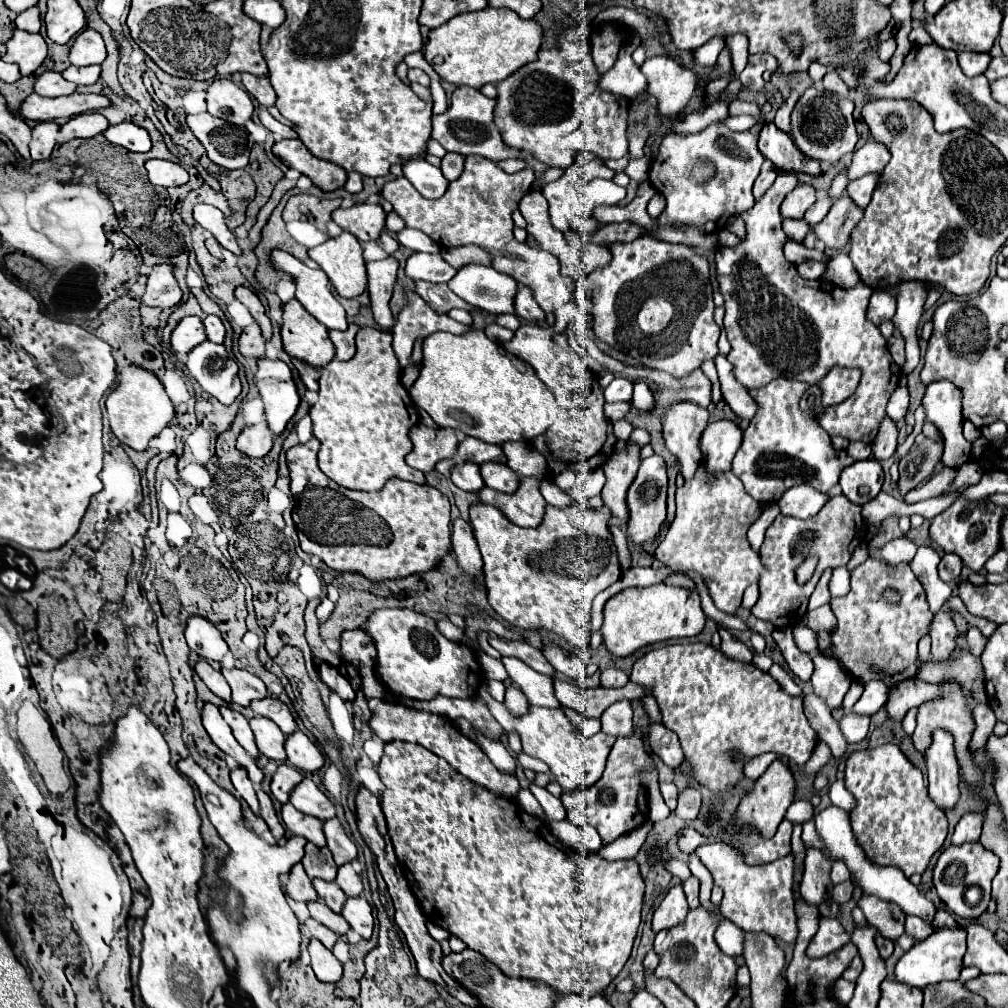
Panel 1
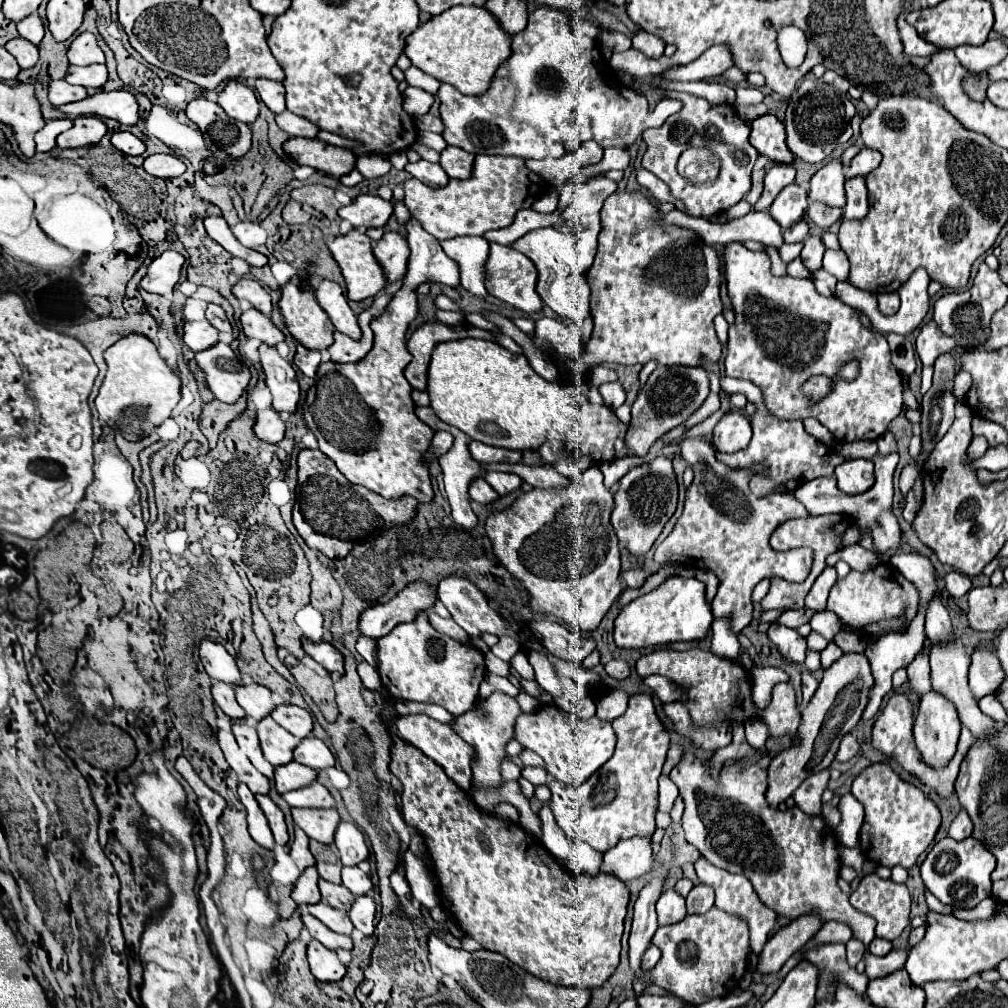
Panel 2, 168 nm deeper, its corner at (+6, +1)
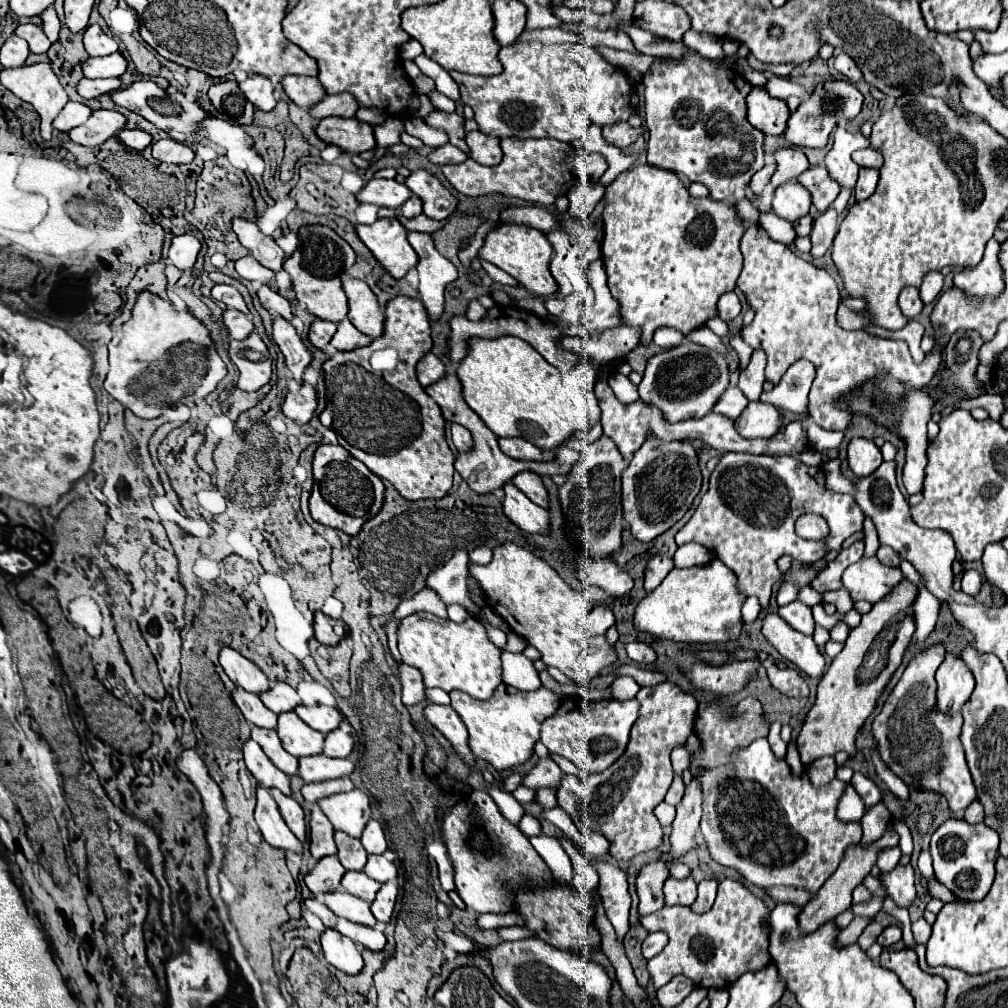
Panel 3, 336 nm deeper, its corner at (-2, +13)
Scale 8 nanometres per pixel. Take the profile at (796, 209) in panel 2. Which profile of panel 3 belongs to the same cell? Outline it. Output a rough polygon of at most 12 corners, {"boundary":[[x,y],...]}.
{"boundary":[[799,181],[777,187],[773,213],[789,223],[805,217],[811,195]]}

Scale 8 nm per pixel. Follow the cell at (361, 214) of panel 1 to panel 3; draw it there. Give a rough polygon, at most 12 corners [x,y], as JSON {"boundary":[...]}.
{"boundary":[[371,179],[359,203],[399,209],[411,191],[395,179]]}

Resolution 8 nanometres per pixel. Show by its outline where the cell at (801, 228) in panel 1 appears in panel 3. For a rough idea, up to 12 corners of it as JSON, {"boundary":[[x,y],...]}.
{"boundary":[[809,215],[797,219],[793,229],[799,237],[811,233],[813,219]]}

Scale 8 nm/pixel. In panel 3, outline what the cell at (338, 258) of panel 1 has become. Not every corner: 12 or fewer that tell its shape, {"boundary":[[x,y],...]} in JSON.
{"boundary":[[397,219],[357,225],[355,233],[393,279],[417,265]]}

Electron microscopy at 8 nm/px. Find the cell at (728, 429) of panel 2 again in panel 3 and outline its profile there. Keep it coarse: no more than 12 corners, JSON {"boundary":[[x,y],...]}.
{"boundary":[[751,401],[735,419],[745,439],[775,435],[781,415],[775,405]]}

